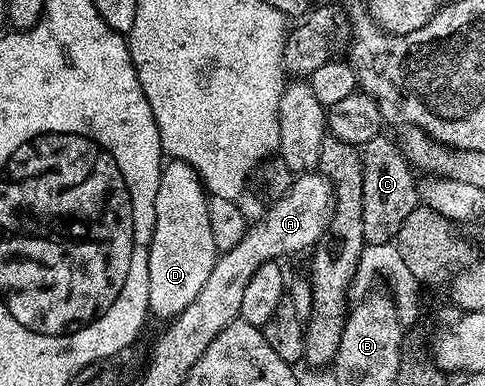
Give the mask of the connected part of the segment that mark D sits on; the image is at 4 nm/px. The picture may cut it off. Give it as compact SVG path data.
M172 159L162 166L159 187L155 193L155 225L148 249L148 301L150 314L164 321L172 320L182 312L201 289L197 287L197 187L201 184L198 174L186 162Z

